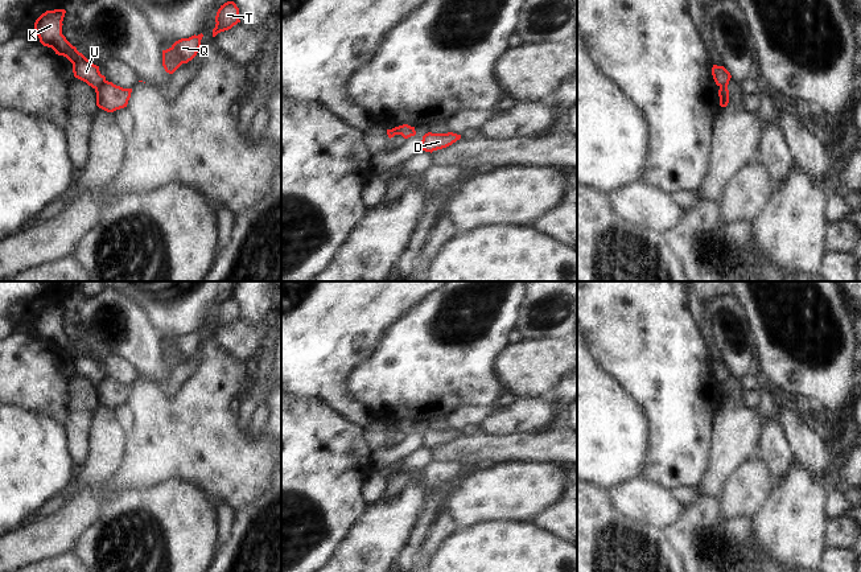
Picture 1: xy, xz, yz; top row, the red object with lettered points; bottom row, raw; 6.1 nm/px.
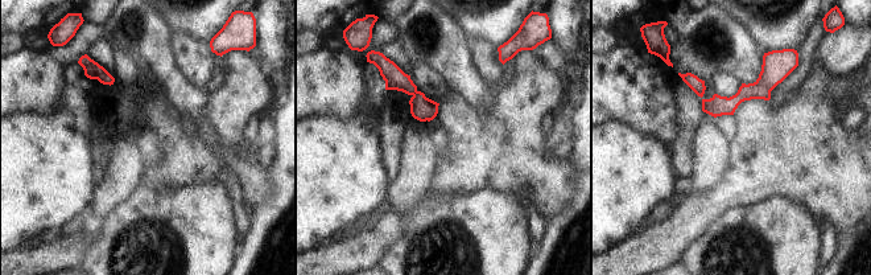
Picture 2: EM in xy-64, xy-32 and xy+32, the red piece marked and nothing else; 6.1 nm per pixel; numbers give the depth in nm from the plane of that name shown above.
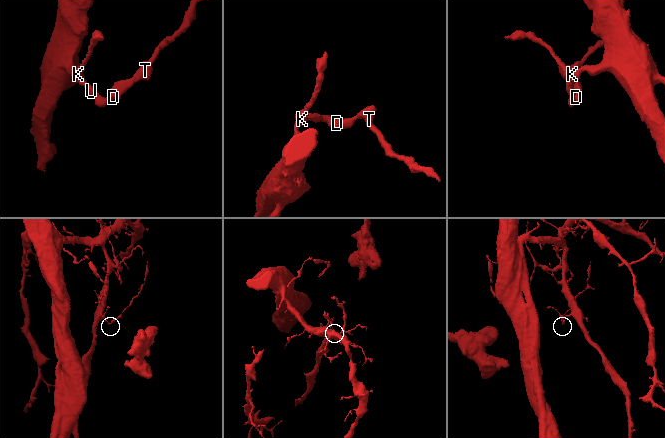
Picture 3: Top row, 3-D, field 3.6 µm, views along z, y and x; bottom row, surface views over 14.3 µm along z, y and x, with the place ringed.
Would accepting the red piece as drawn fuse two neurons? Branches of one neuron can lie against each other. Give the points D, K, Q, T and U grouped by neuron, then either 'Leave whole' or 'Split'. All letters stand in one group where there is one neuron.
Groups: D Q T / K U. Split.

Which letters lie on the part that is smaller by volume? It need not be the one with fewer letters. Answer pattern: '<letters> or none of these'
D, Q, T

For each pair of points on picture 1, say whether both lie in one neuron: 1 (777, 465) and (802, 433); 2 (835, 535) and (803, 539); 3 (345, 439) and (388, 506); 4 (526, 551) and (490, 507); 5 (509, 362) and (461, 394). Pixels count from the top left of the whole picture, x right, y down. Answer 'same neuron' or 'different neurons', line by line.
1: different neurons
2: different neurons
3: different neurons
4: different neurons
5: different neurons

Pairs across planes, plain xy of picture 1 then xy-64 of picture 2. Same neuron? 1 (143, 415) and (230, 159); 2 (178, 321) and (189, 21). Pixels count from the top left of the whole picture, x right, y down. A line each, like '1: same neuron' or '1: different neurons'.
1: same neuron
2: same neuron

